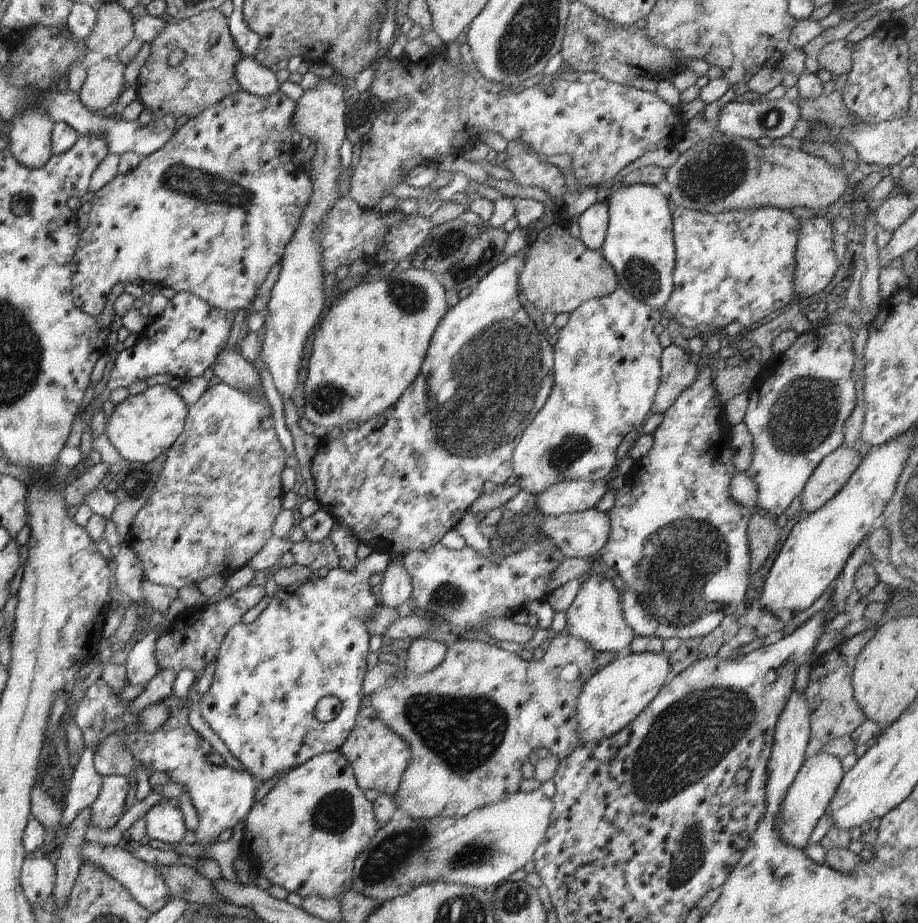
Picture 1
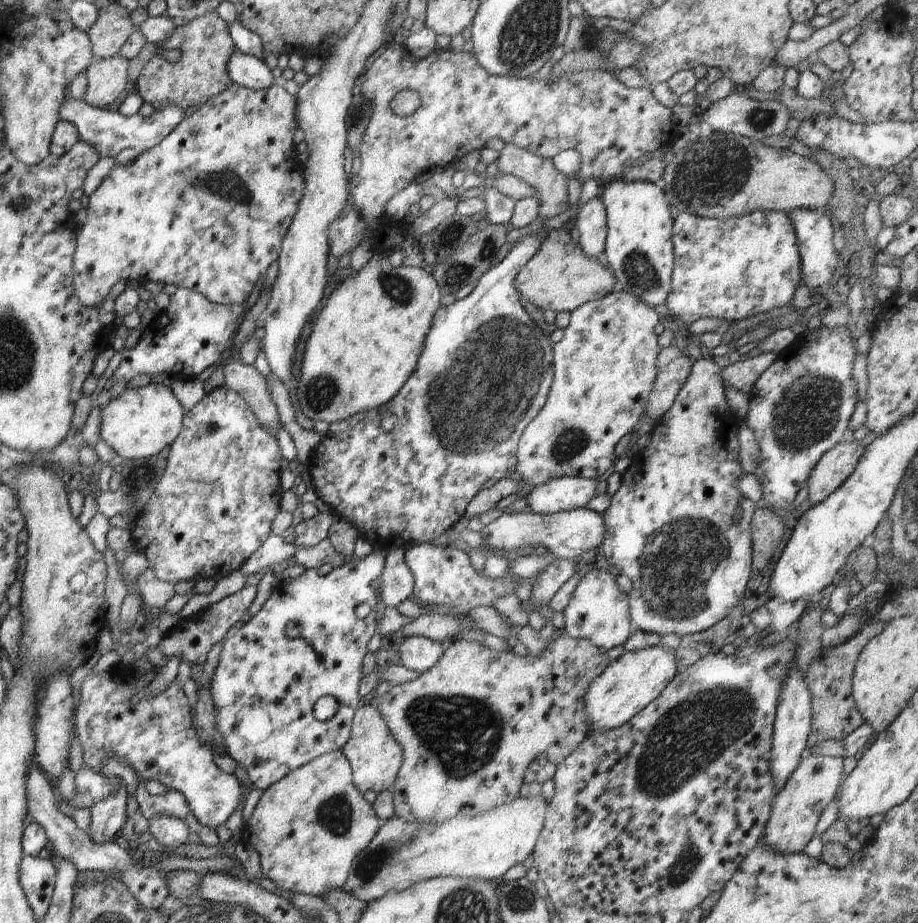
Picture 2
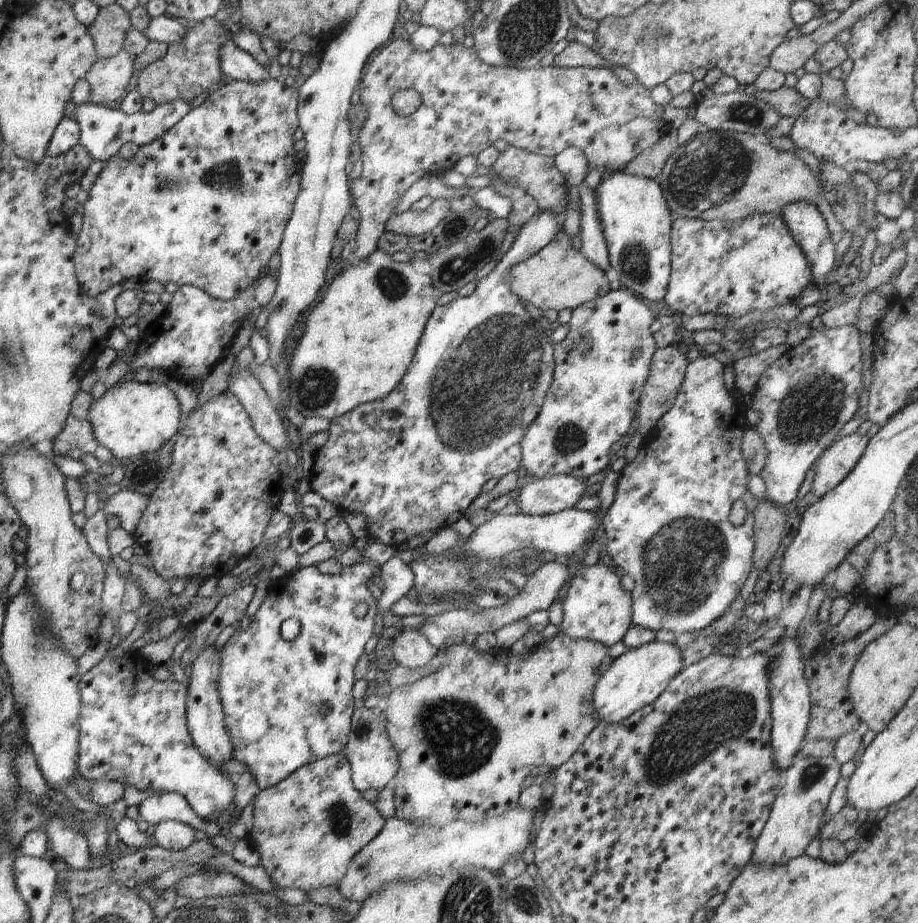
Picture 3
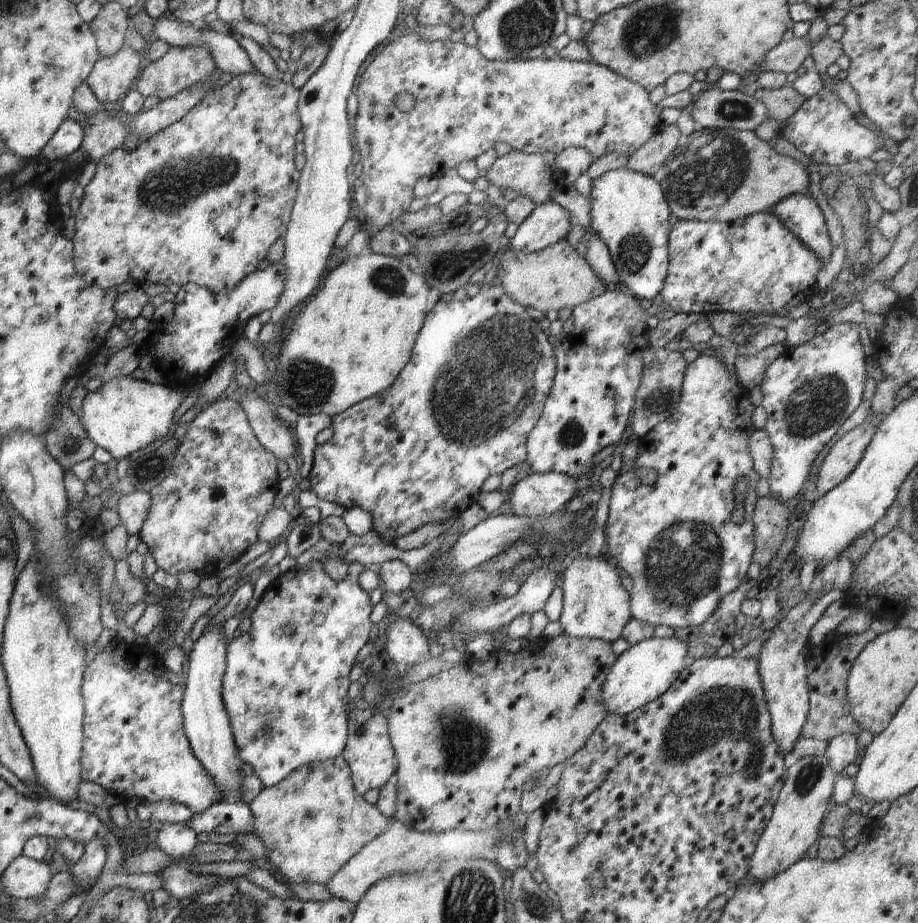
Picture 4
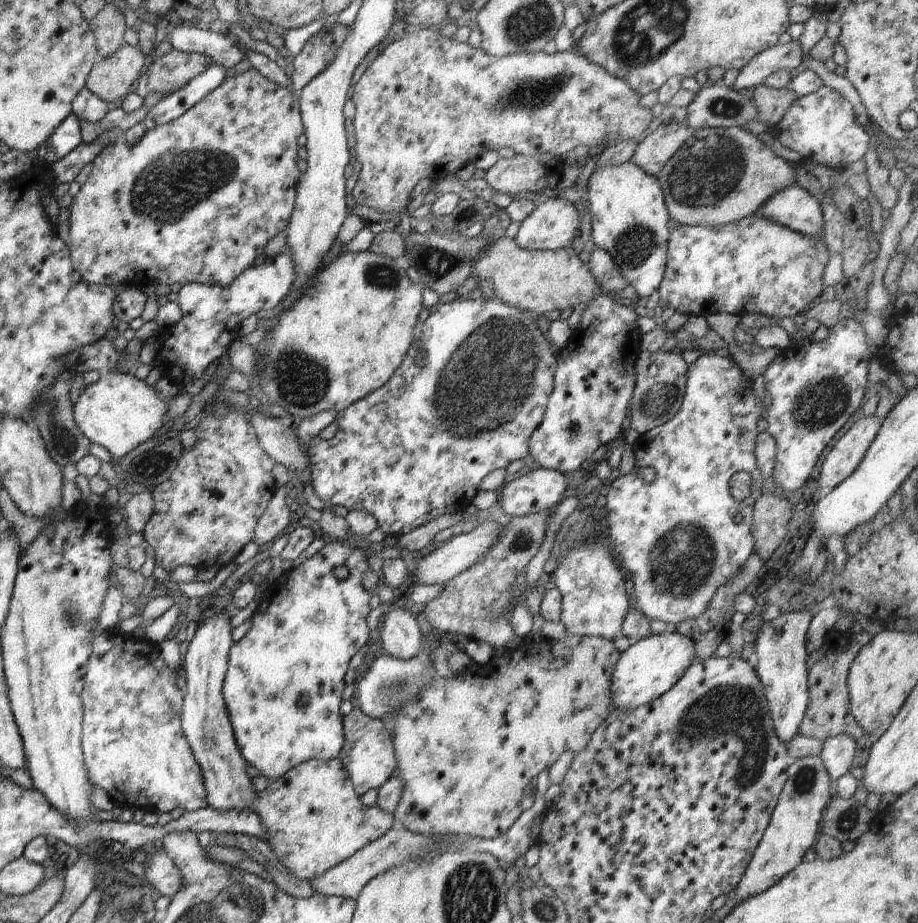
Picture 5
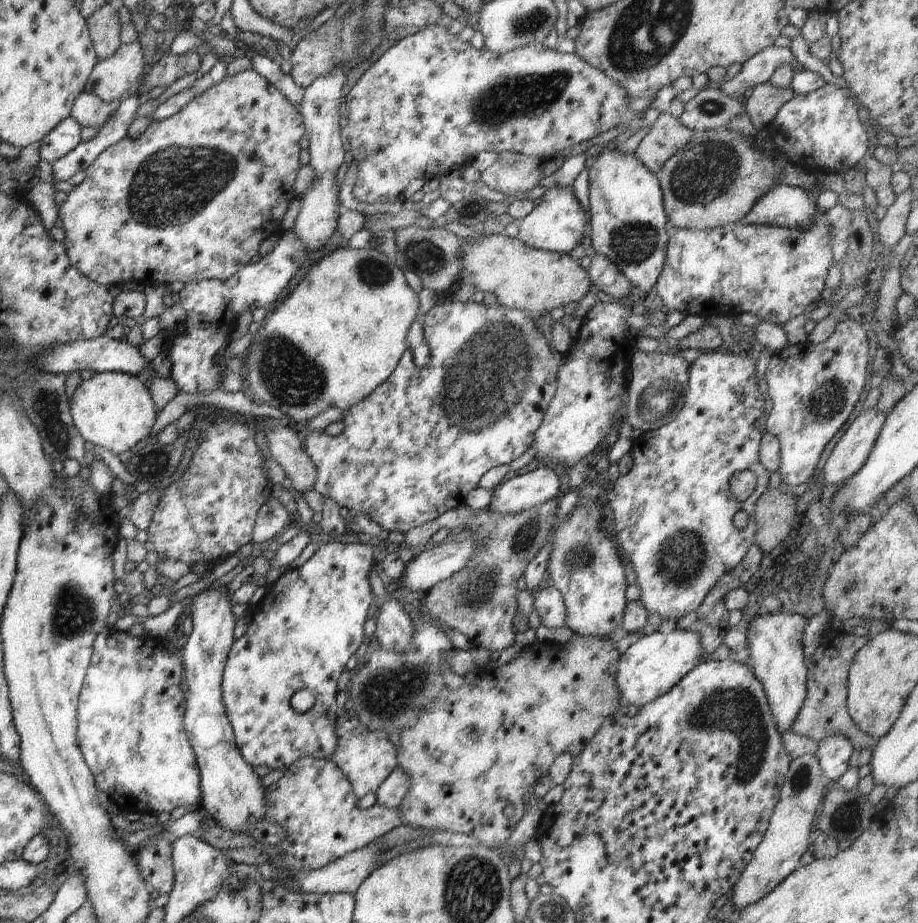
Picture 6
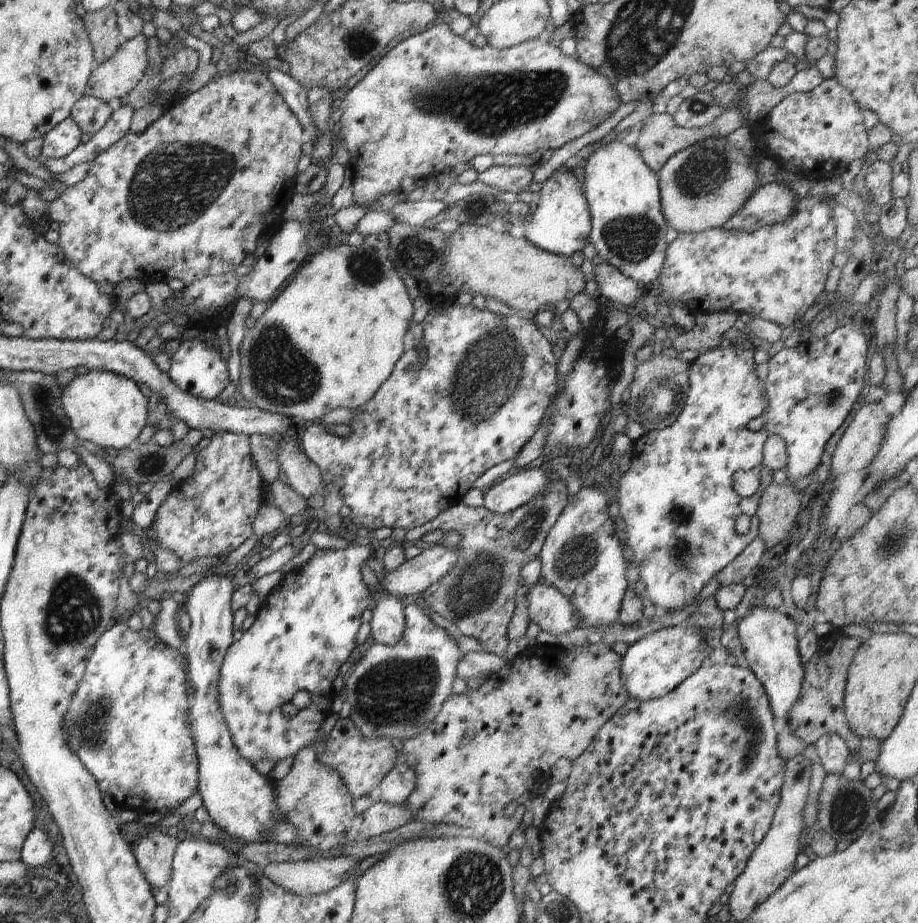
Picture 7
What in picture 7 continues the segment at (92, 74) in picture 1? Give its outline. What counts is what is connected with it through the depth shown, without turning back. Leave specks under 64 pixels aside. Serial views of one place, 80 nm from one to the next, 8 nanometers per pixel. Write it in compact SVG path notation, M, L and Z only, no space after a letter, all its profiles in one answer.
M141 33L131 40L123 40L116 54L90 74L85 95L104 103L112 98L126 97L144 77L148 66L146 37Z

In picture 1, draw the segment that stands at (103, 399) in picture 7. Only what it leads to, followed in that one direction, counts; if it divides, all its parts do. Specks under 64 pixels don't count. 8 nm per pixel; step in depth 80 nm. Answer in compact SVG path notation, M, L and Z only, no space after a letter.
M163 385L148 387L142 394L128 396L108 417L106 436L112 446L129 462L152 462L168 451L184 432L189 407L176 390Z

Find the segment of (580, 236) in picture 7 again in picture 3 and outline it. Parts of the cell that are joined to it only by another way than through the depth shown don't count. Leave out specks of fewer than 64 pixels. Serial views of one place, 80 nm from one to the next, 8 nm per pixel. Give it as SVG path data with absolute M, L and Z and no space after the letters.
M550 210L536 212L534 217L530 218L519 229L516 240L514 240L510 250L498 262L496 268L486 278L478 281L476 290L470 296L466 298L459 297L445 306L436 306L434 308L418 342L411 366L408 366L404 377L400 380L399 385L395 387L395 390L379 400L362 404L362 406L354 408L351 412L330 421L328 440L324 442L324 446L315 450L312 457L313 466L308 475L311 491L319 494L324 500L331 502L343 514L352 514L352 512L364 514L366 524L368 524L366 526L367 538L370 541L380 542L385 546L390 546L390 548L398 549L418 534L441 531L444 528L451 527L456 521L465 517L470 504L482 492L482 487L488 480L492 478L500 479L510 472L521 471L522 438L524 438L528 426L536 419L542 404L544 404L553 382L555 361L552 338L544 333L537 318L534 318L525 310L523 302L510 290L510 272L517 263L522 263L524 260L531 258L535 253L540 252L543 247L553 242L560 230L562 230L562 226L558 224L554 212Z

